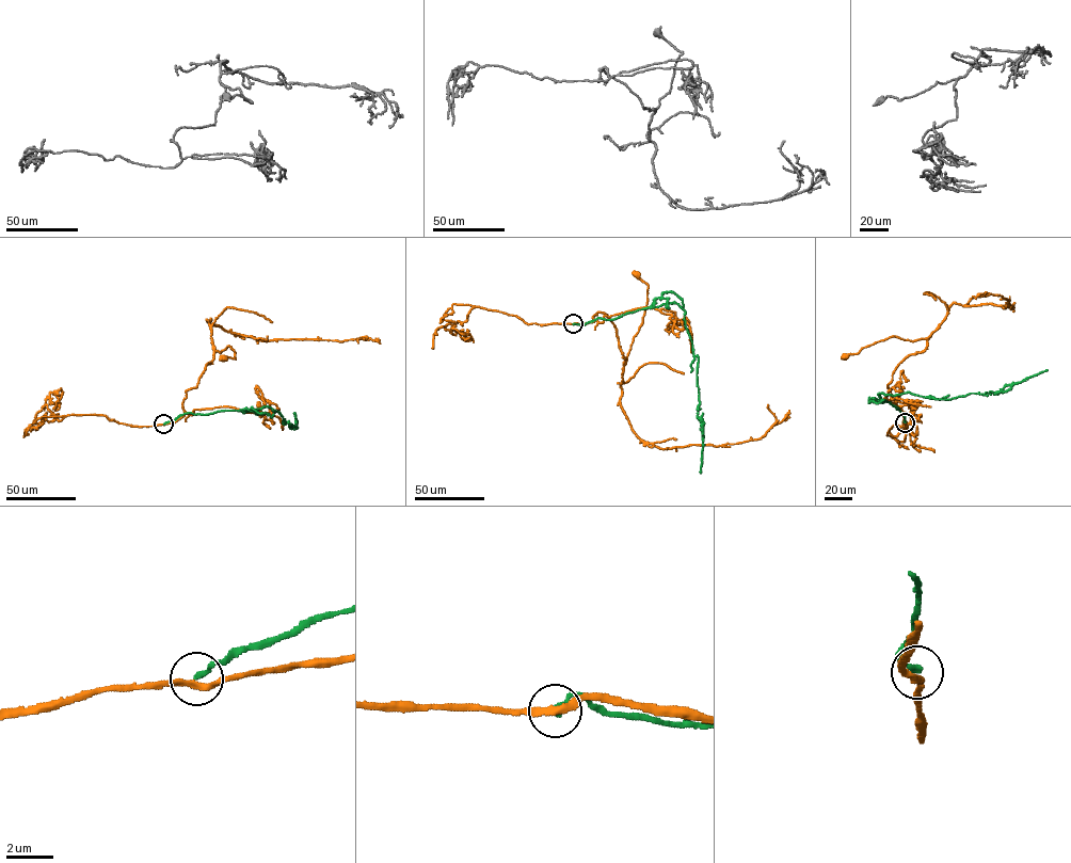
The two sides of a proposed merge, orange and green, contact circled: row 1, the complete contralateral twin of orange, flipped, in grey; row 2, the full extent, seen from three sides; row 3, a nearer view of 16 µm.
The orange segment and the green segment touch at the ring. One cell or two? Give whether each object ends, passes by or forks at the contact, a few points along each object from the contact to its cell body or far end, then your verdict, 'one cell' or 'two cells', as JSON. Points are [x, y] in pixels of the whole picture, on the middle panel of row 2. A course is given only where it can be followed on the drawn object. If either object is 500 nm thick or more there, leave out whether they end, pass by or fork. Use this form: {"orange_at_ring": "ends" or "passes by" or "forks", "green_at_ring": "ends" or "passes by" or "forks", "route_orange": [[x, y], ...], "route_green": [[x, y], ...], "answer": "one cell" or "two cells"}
{"orange_at_ring": "passes by", "green_at_ring": "ends", "route_orange": [[573, 323], [593, 322], [597, 313], [606, 314], [616, 328], [624, 365], [648, 302], [648, 285], [636, 274]], "route_green": [[573, 323], [613, 319], [668, 303], [684, 309], [693, 355], [699, 357], [701, 473]], "answer": "two cells"}

